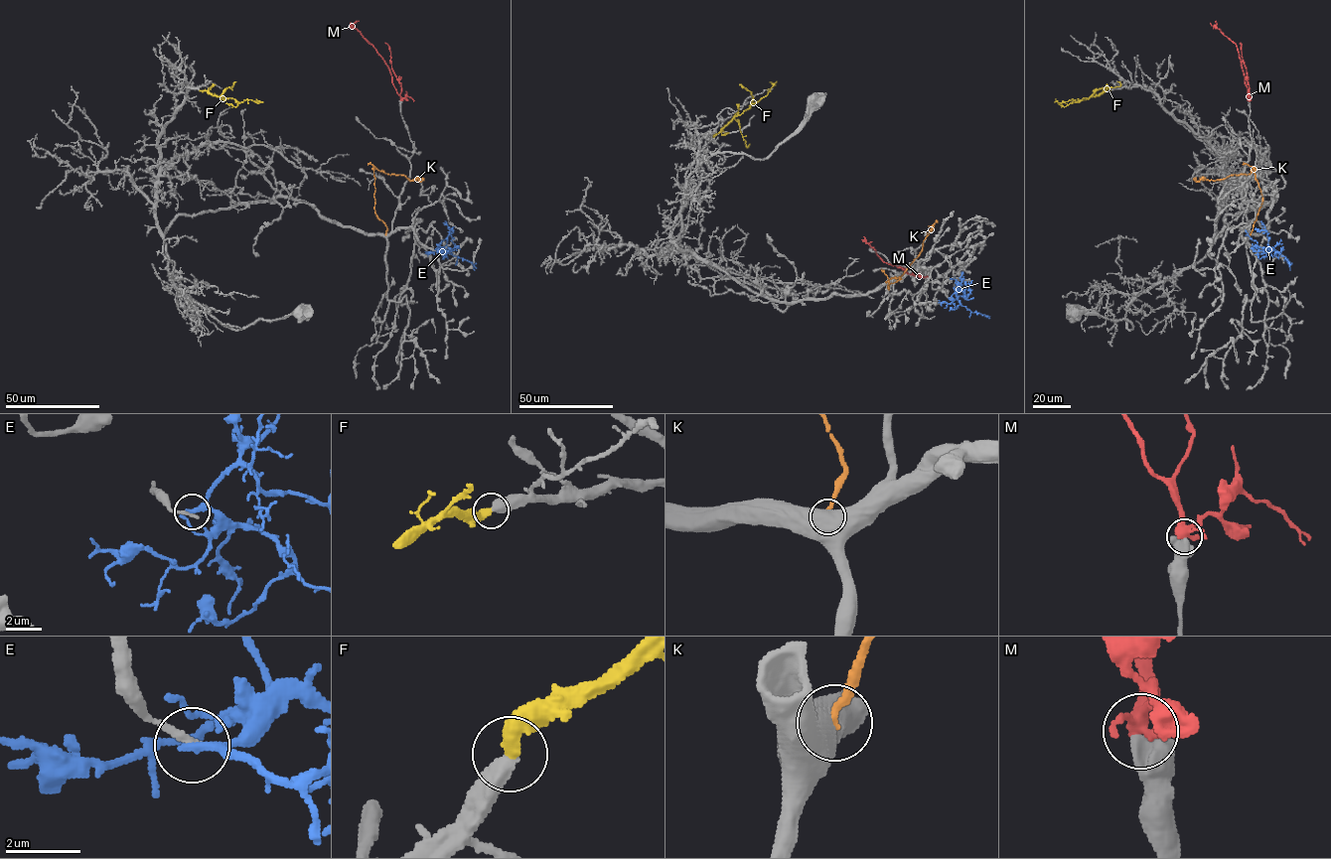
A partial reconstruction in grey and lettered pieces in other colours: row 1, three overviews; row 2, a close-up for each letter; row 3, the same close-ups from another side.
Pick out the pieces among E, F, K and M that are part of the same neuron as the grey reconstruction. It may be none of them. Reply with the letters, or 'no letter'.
F

